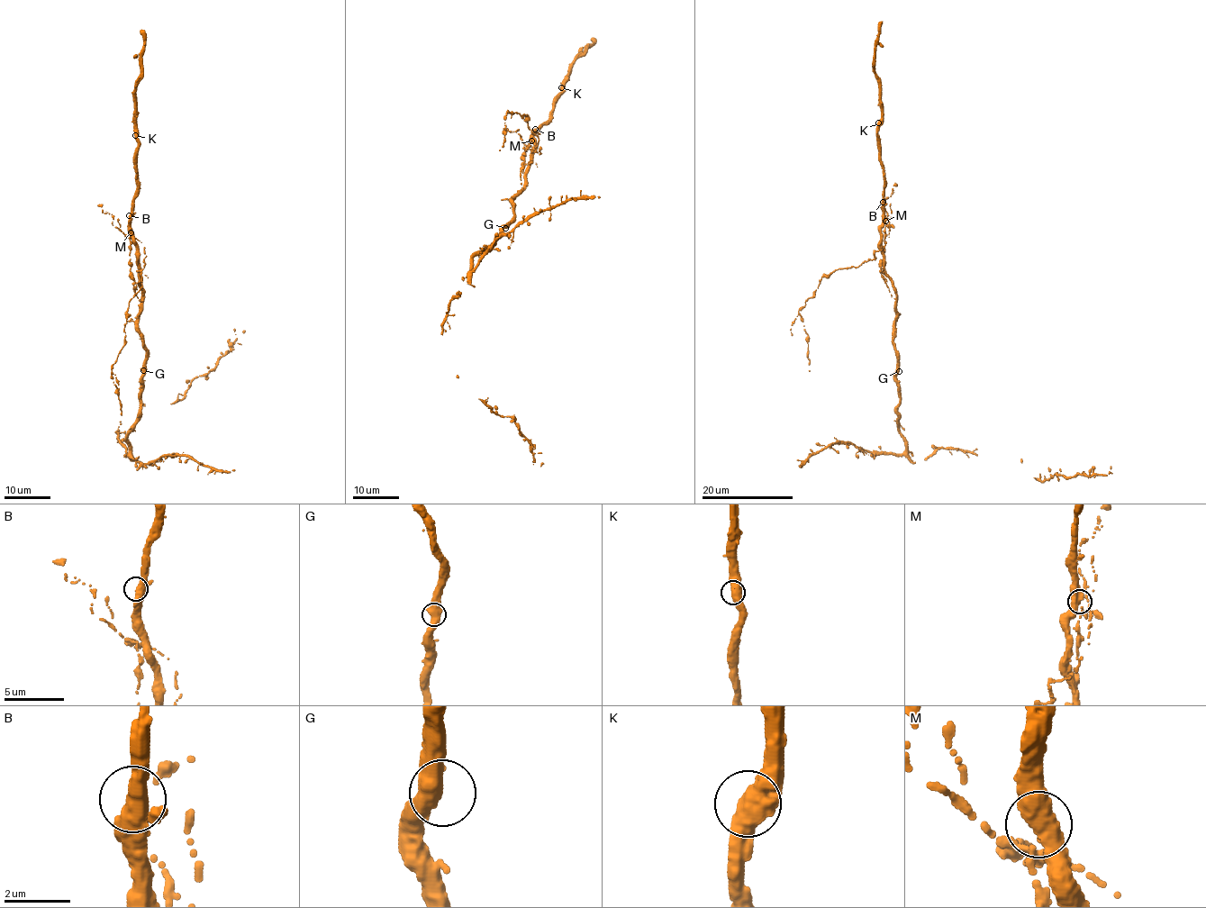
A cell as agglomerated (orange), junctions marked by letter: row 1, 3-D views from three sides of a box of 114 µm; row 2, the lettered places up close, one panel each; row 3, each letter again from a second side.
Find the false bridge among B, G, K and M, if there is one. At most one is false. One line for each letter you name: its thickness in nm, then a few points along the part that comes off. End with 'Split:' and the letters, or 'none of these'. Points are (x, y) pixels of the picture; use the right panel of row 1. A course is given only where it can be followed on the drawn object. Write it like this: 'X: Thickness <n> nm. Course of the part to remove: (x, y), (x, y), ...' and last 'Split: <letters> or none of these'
M: Thickness 440 nm. Course of the part to remove: (885, 221), (889, 237), (875, 258), (821, 277), (798, 311), (809, 336), (809, 370)
Split: M

